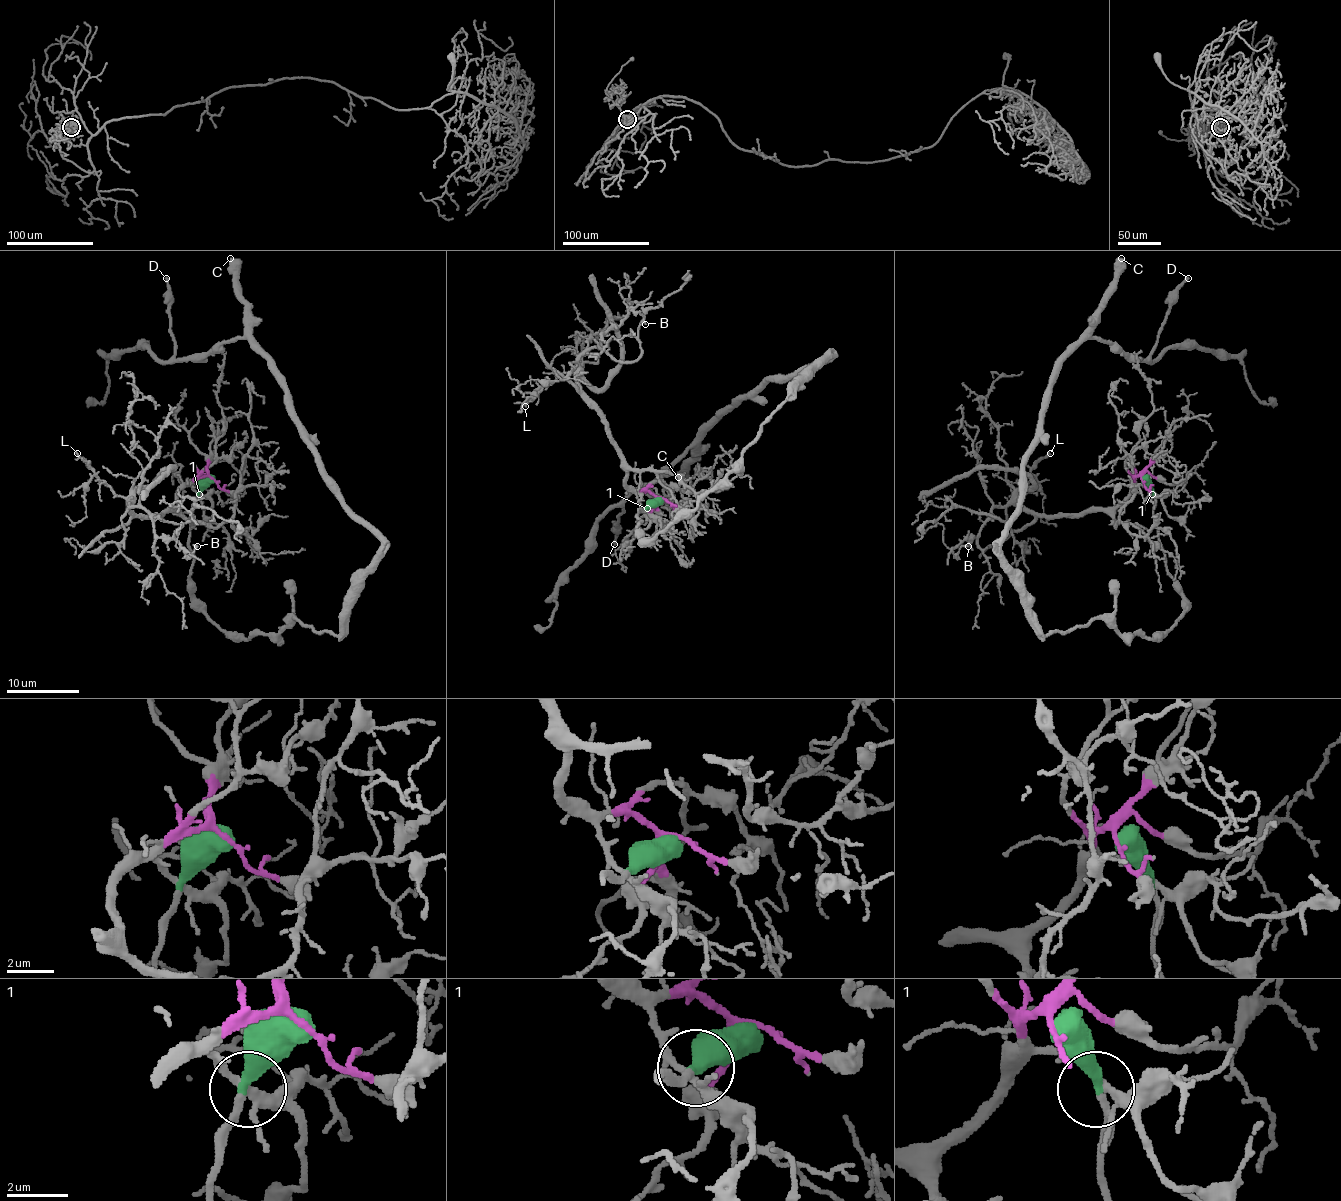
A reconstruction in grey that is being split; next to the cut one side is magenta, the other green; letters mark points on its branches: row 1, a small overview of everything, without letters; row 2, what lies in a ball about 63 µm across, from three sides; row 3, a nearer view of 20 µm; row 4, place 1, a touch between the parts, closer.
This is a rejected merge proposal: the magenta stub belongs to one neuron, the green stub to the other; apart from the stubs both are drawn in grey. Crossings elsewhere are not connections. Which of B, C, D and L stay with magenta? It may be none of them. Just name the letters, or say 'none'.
B, L

